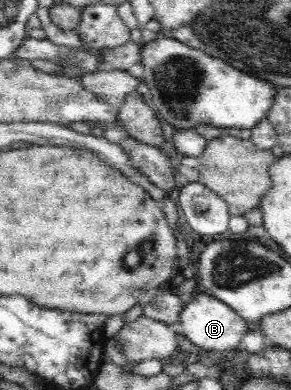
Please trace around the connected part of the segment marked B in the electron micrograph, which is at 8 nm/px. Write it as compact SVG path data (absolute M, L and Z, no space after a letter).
M206 293L197 294L190 302L185 303L177 326L190 342L206 351L210 350L237 350L242 346L240 339L250 331L244 317L240 316L234 308L222 302L219 298Z

